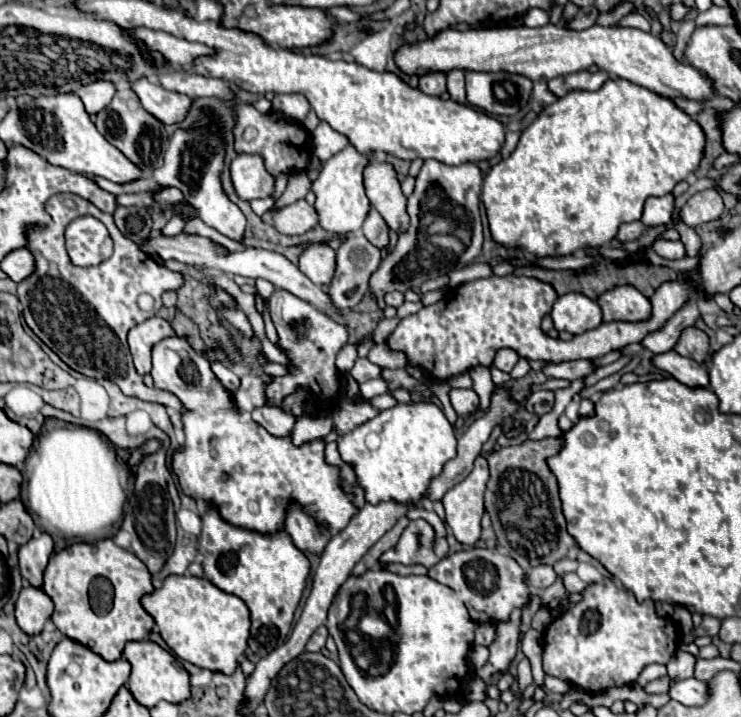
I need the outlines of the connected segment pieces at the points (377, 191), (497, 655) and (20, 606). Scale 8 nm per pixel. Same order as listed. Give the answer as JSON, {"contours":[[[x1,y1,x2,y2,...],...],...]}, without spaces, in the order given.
{"contours":[[[371,160,371,166,367,166,365,170,365,192,373,208,383,216,393,232,407,232,409,216,405,210,405,196,399,188,391,164,377,164,375,160]],[[513,610,511,618,507,622,497,624,497,640,489,646,489,660,477,672,477,676,483,682,493,682,493,678,501,672,509,670,509,664,513,662,519,646,519,624,521,624,521,610]],[[27,586,21,590,19,600,15,604,15,618,19,628,27,636,37,636,43,632,45,622,53,614,53,602,43,594,43,590,35,590,33,586]]]}

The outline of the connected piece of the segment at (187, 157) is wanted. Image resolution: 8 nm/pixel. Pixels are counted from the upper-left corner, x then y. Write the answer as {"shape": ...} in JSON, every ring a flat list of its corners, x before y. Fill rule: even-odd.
{"shape":[[177,130,169,142,169,150,165,154,165,164,153,172,151,178,141,178,139,182,131,182,131,186,119,186,113,182,107,182,105,178,99,176,87,176,91,182,95,182,101,190,111,192,111,194,131,194,131,192,151,192,157,190,159,186,175,186,183,192,187,202,199,210,199,218,207,224,213,226,217,232,225,234,231,240,241,242,245,234,245,216,243,212,229,202,229,198,221,190,219,182,219,172,223,168,223,144,213,132,213,136,207,136,207,130]]}

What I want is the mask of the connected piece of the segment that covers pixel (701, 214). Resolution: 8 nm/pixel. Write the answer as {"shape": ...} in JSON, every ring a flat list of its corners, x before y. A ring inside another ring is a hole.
{"shape":[[715,188,693,194,681,208,681,218,687,226,699,226,717,220,723,214,723,198]]}

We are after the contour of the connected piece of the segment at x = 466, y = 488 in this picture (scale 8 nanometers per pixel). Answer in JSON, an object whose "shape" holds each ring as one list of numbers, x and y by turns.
{"shape":[[479,456,473,472,443,496,445,522,457,542,465,546,475,546,481,538,481,516,485,512,483,492,487,478,487,460]]}

